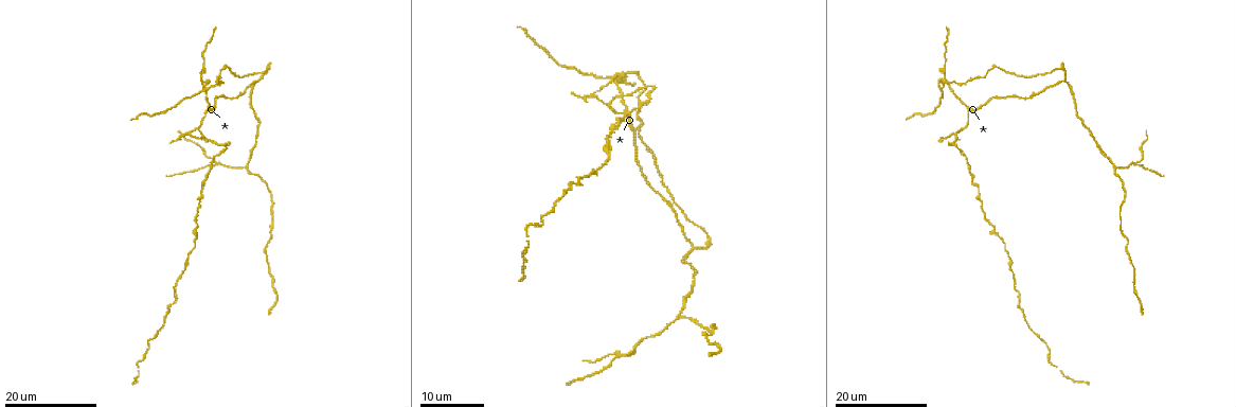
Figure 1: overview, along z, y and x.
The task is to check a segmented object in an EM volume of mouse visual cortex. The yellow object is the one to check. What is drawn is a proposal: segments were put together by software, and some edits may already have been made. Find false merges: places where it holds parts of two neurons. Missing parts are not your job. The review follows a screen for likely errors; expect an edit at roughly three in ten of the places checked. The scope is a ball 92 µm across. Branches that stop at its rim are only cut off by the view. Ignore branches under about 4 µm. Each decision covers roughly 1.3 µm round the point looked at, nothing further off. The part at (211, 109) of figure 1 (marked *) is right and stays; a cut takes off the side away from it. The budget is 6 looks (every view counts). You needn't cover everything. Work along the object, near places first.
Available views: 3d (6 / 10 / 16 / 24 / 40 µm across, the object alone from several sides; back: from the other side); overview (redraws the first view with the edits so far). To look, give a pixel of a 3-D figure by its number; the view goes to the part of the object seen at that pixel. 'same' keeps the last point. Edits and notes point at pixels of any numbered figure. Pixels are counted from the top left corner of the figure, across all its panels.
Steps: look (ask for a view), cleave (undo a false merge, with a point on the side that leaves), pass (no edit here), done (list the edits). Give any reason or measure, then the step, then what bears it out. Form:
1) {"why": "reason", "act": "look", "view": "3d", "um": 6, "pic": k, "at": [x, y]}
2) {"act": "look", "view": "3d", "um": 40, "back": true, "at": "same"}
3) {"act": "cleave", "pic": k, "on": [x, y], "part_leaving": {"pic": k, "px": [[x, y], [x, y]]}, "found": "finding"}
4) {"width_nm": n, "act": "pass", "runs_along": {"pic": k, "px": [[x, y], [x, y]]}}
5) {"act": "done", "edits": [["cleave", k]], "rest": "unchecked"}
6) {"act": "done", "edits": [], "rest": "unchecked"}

{"why": "small branch off a trunk", "act": "look", "view": "3d", "um": 24, "pic": 1, "at": [676, 320]}

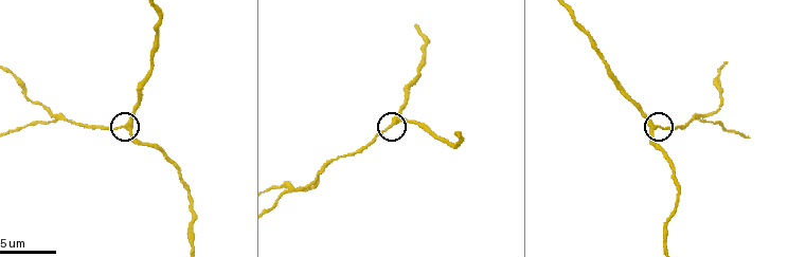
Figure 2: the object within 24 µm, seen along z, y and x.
{"act": "look", "view": "3d", "um": 10, "pic": 2, "at": [126, 125]}

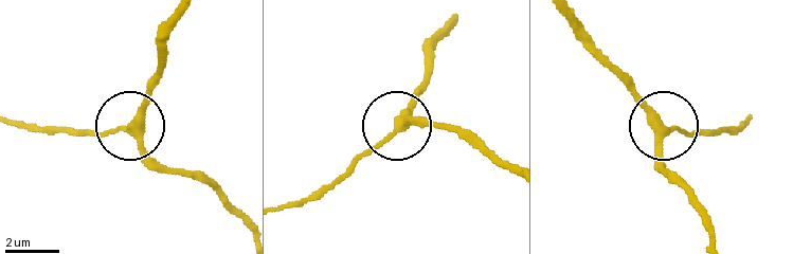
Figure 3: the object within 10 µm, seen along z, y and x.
{"arms": 3, "act": "pass", "runs_along": {"pic": 3, "px": [[177, 13], [161, 74], [136, 123], [123, 129], [64, 129]]}, "found": "all the same neuron"}

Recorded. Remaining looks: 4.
{"why": "branch point", "act": "look", "view": "3d", "um": 16, "pic": 2, "at": [319, 172]}

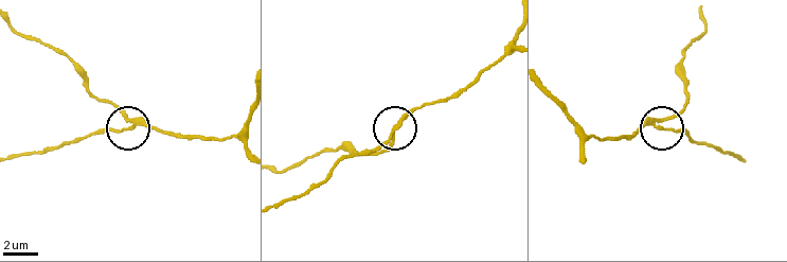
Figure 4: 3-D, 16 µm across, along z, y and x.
{"why": "other side", "act": "look", "view": "3d", "um": 16, "back": true, "pic": 4, "at": [660, 124]}

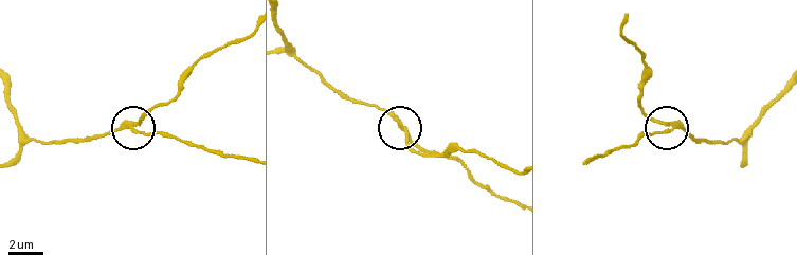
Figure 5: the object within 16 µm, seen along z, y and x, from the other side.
{"width_nm": 200, "act": "pass", "runs_along": {"pic": 5, "px": [[17, 127], [32, 140], [78, 140], [134, 126], [154, 107]]}, "found": "one neuron here"}

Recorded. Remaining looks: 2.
{"why": "two arms in line, one across", "act": "look", "view": "3d", "um": 24, "pic": 1, "at": [1064, 81]}

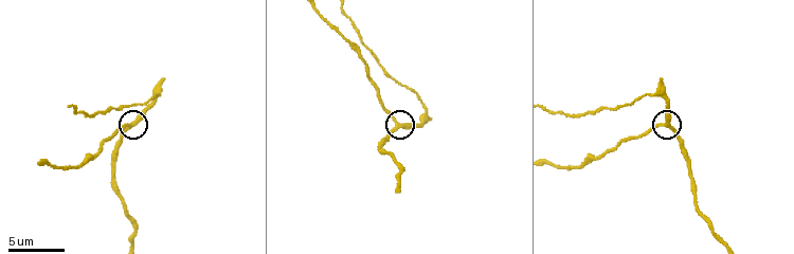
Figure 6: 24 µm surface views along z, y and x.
{"why": "closer look", "act": "look", "view": "3d", "um": 10, "pic": 6, "at": [132, 124]}

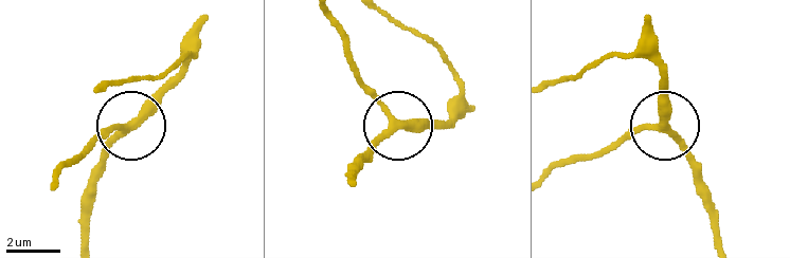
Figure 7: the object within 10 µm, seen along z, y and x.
{"act": "pass", "runs_along": {"pic": 7, "px": [[324, 13], [354, 74], [393, 122], [365, 161]]}, "found": "all the same neuron"}

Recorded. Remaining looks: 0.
{"act": "done", "edits": [], "rest": "unchecked"}

